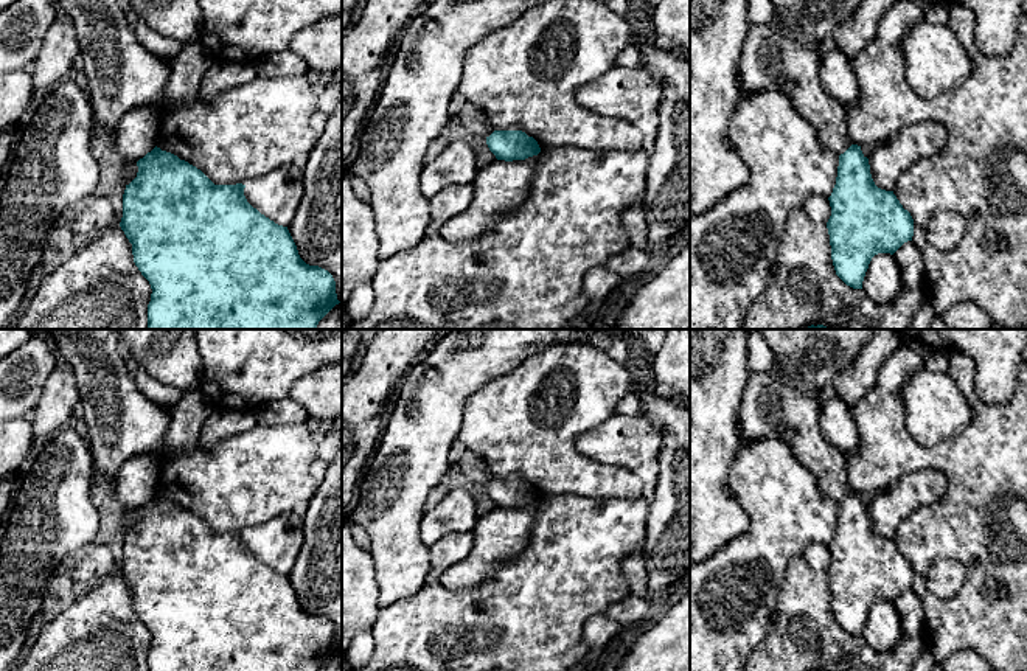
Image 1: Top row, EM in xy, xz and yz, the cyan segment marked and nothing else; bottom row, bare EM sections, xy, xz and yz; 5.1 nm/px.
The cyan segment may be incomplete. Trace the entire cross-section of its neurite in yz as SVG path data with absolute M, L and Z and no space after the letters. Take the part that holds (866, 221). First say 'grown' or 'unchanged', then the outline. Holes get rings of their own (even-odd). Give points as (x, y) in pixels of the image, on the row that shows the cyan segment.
unchanged | M851 144L839 155L836 185L828 200L831 216L827 228L836 275L847 286L862 289L865 272L875 255L893 255L904 242L912 241L914 219L910 213L903 208L893 191L886 191L875 185L869 158L858 144Z

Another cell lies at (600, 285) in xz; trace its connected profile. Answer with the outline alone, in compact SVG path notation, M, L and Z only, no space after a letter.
M603 266L594 267L584 275L583 289L589 301L609 303L626 283L625 278Z

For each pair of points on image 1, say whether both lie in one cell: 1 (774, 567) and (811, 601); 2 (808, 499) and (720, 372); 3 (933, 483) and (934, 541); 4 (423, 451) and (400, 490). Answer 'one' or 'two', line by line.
1: two
2: two
3: two
4: one

